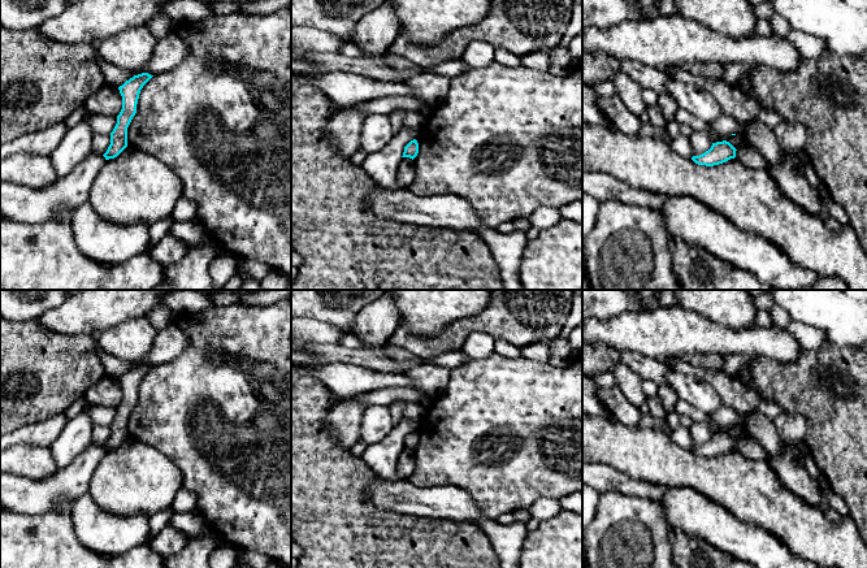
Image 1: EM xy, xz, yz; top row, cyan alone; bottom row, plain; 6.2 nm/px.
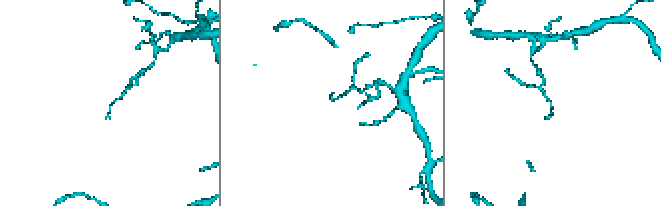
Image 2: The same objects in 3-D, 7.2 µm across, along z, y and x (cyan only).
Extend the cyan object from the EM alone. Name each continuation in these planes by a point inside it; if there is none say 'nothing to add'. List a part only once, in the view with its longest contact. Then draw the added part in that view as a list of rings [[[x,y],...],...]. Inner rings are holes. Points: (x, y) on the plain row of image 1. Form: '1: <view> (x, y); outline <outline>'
nothing to add

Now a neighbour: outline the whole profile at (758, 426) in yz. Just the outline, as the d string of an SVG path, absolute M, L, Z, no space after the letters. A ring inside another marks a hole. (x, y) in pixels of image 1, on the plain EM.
M754 411L741 416L740 425L749 438L758 441L763 446L768 456L776 458L783 454L781 439L775 429L773 420Z

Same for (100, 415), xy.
M87 406L84 411L90 413L94 425L110 426L117 415L117 408L109 408L105 406Z

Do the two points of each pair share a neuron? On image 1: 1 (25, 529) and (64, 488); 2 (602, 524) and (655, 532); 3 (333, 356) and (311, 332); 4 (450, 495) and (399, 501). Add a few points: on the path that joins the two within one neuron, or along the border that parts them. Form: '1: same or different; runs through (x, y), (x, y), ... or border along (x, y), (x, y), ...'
1: different; border along (50, 510), (42, 514), (13, 512)
2: same; runs through (616, 514), (641, 514), (645, 517)
3: different; border along (306, 341), (338, 343)
4: same; runs through (437, 501), (412, 501)

